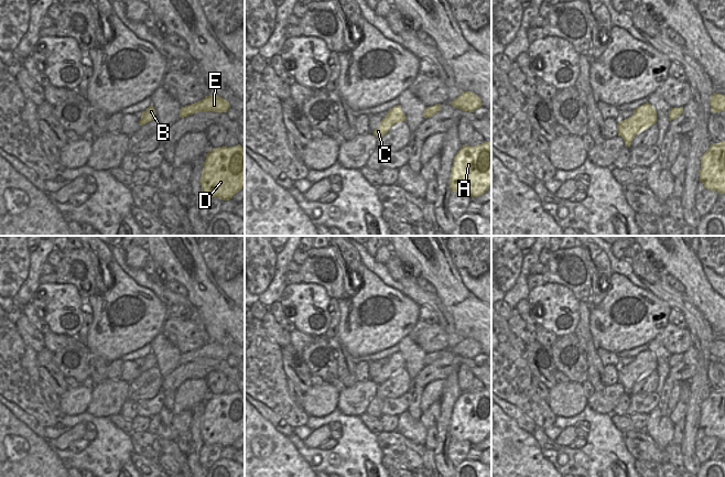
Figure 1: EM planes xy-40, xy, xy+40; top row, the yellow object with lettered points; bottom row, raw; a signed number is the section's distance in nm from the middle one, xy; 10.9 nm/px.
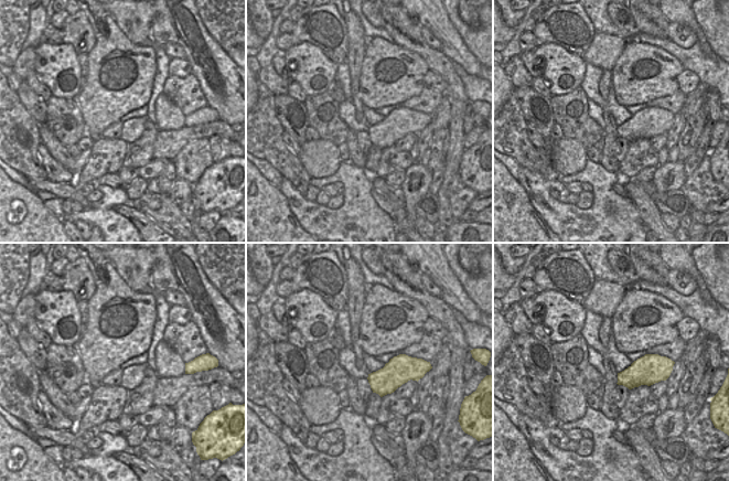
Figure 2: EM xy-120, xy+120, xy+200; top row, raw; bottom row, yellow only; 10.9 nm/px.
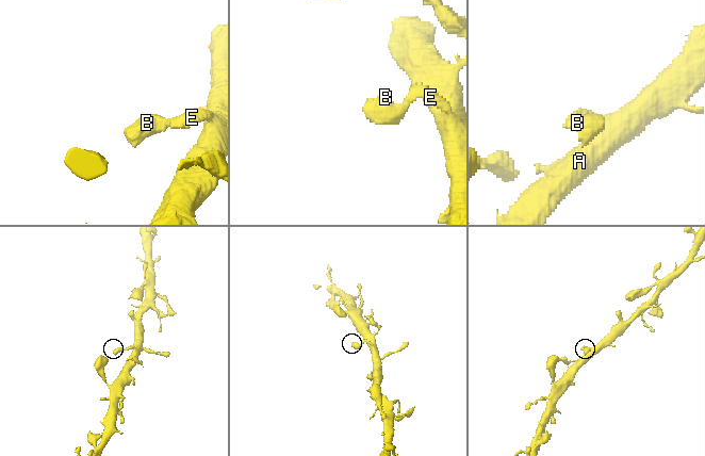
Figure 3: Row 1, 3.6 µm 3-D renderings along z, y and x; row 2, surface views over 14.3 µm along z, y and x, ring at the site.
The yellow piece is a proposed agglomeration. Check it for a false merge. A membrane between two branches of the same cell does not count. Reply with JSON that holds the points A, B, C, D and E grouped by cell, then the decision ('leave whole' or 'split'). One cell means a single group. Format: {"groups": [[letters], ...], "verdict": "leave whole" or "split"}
{"groups": [["A", "B", "C", "D", "E"]], "verdict": "leave whole"}

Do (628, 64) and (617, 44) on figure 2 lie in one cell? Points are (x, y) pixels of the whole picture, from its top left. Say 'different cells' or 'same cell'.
different cells

